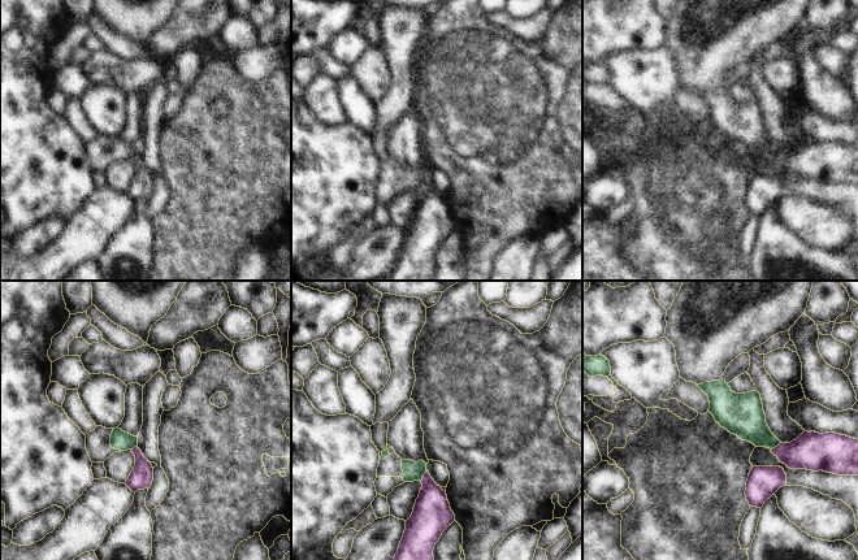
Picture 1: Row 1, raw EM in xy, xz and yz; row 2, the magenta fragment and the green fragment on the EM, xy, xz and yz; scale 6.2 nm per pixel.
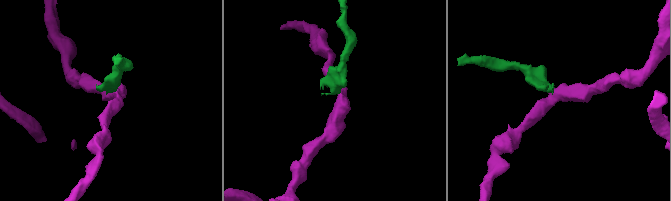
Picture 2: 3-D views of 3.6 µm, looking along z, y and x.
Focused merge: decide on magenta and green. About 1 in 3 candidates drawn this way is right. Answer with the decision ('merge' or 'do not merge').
do not merge

